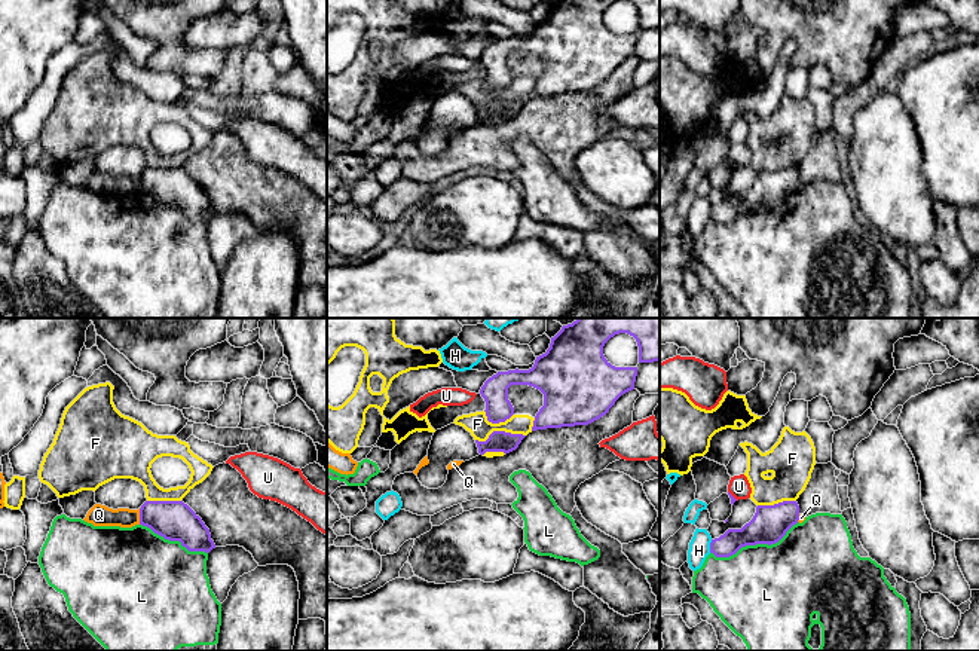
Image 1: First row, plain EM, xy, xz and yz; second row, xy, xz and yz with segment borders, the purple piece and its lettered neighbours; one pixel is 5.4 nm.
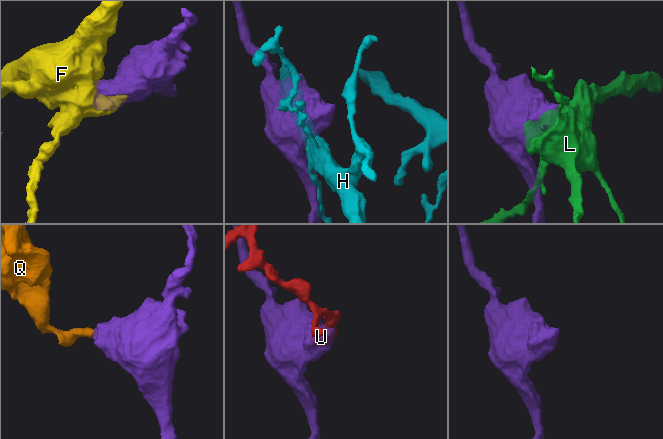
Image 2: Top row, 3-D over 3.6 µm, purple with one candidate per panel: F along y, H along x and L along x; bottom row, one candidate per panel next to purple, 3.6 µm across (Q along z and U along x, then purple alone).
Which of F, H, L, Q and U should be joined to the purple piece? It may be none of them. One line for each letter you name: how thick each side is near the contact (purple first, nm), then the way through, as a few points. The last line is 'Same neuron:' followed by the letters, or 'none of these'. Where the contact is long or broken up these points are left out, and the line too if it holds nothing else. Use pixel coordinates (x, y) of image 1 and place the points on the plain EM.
Same neuron: none of these

